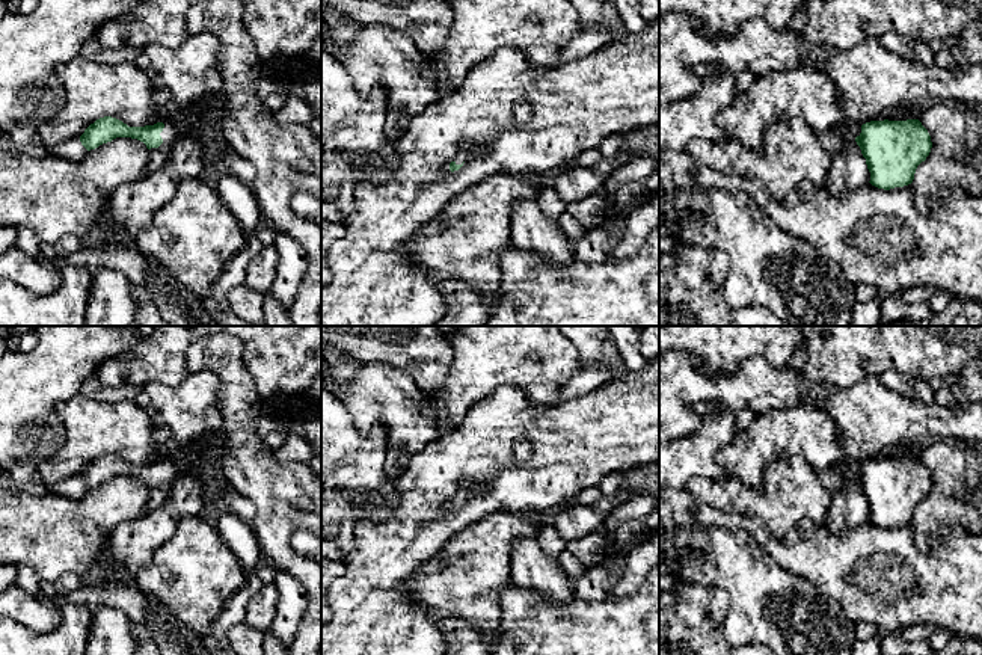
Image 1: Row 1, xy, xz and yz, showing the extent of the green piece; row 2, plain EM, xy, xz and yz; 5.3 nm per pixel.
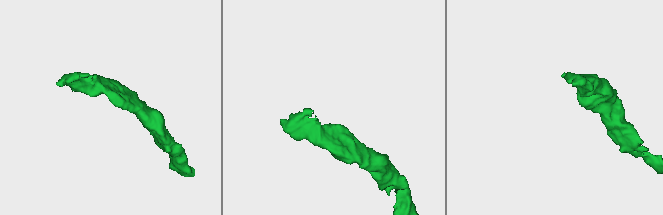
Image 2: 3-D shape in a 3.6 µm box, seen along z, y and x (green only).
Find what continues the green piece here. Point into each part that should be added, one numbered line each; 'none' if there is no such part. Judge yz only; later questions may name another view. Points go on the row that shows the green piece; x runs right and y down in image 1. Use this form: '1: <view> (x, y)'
1: yz (846, 132)

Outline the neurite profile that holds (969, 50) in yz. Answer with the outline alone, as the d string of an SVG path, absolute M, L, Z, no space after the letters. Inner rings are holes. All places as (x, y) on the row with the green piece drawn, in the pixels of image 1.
M982 17L962 30L953 53L959 65L982 65Z

